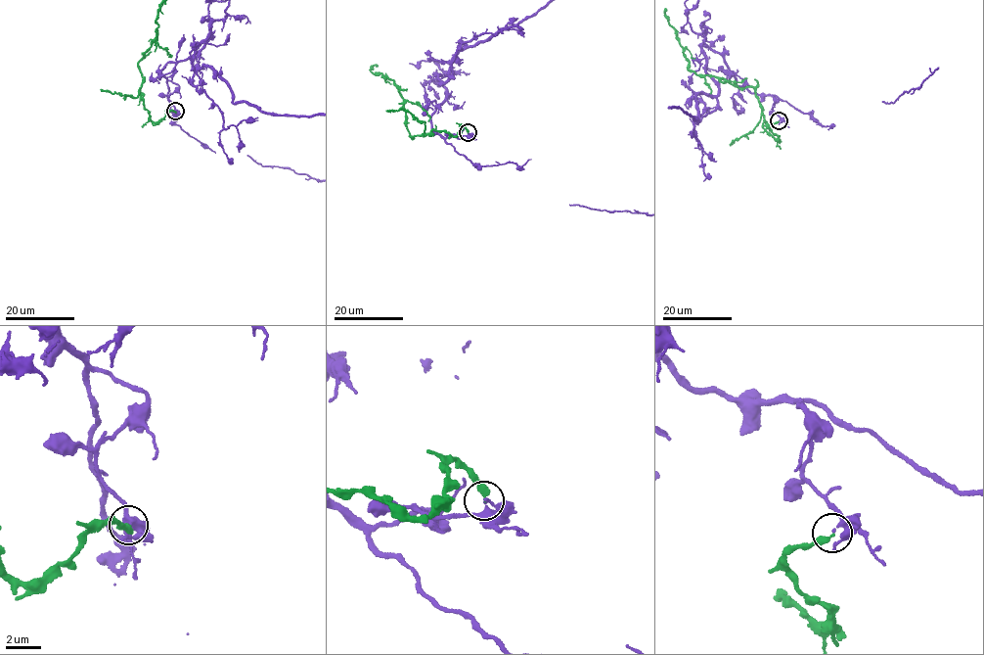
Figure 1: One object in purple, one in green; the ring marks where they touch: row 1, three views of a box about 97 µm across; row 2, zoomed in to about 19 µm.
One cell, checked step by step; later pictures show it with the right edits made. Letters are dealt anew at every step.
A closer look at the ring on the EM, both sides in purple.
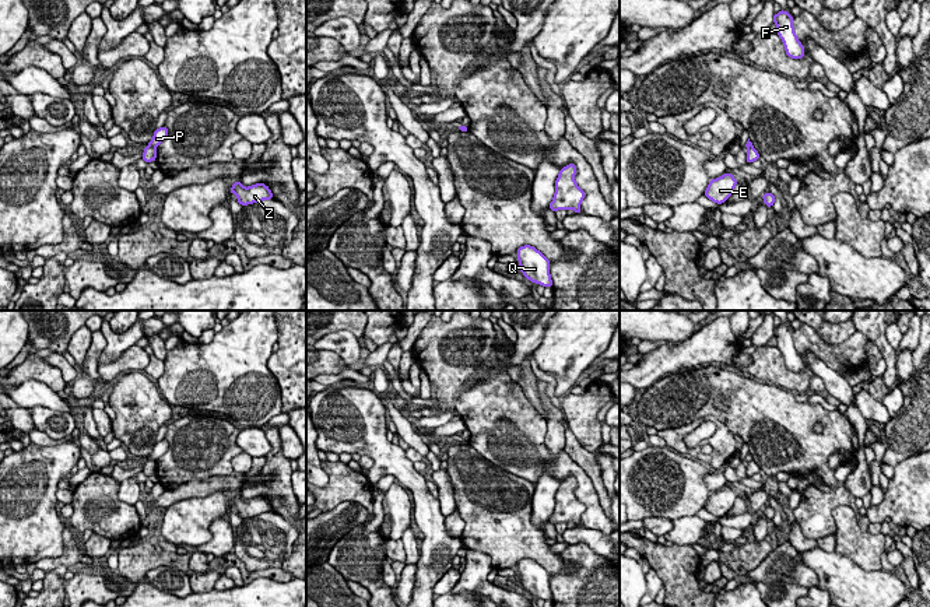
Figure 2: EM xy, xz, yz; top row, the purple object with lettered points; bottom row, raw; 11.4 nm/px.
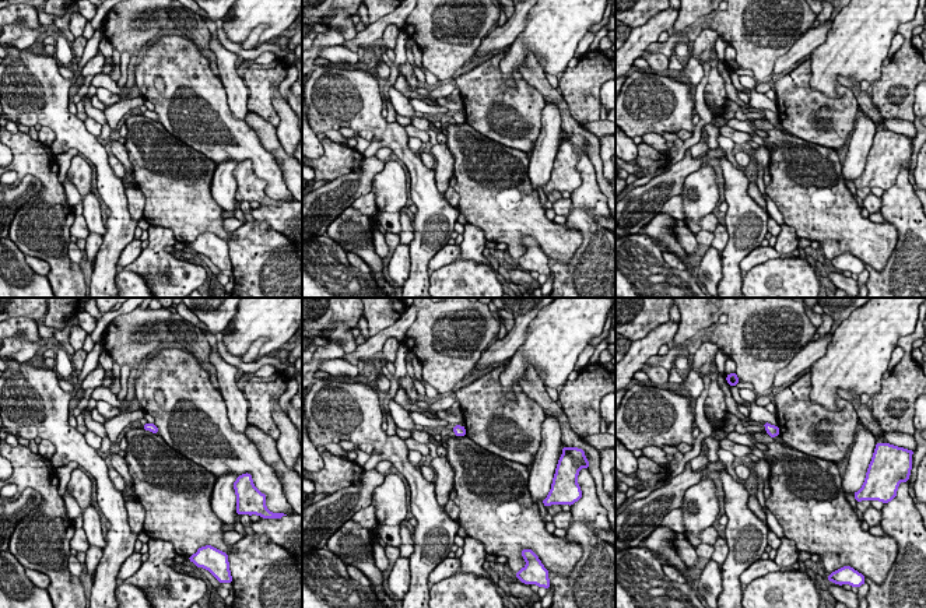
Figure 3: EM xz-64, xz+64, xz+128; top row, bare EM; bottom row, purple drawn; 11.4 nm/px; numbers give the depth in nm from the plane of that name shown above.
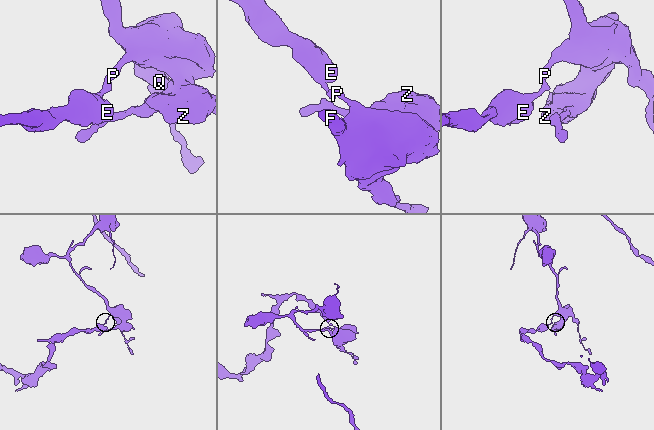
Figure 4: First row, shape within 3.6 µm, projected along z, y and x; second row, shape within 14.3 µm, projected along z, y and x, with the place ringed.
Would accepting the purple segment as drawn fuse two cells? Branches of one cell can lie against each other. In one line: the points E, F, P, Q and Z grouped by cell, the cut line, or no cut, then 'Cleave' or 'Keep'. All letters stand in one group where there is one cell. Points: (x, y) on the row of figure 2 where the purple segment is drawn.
Groups: E / F P Q Z. Split along xy (147, 146), (154, 147). Cleave

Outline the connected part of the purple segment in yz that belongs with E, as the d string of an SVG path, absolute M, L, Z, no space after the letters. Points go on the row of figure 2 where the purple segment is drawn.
M727 172L716 179L709 180L709 186L706 187L703 196L713 203L722 204L733 194L736 185L737 180L731 173Z

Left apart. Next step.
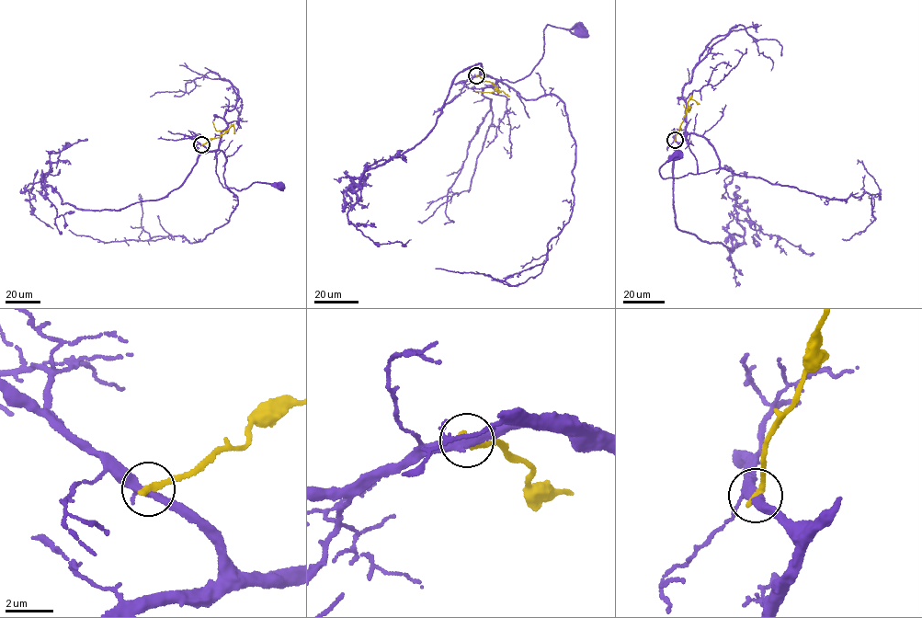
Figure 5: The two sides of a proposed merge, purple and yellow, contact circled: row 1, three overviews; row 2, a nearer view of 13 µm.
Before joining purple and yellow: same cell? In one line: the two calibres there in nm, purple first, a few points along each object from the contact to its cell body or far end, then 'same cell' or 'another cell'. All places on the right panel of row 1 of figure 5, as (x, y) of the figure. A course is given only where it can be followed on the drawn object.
340/280 nm | purple via (675, 140), (680, 143), (685, 140), (696, 160), (697, 173), (677, 178), (661, 177), (661, 166), (677, 155) | yellow via (675, 140), (687, 110), (690, 109), (688, 112), (683, 105) | another cell

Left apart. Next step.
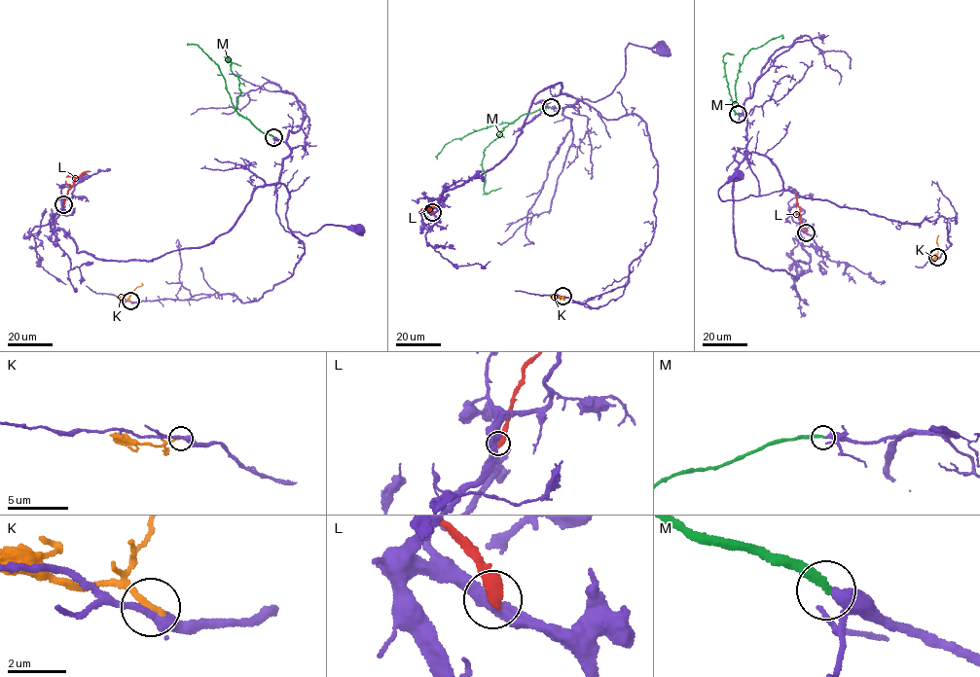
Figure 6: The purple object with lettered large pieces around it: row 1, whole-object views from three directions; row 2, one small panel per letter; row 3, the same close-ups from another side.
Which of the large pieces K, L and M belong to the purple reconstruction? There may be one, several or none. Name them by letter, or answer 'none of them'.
M

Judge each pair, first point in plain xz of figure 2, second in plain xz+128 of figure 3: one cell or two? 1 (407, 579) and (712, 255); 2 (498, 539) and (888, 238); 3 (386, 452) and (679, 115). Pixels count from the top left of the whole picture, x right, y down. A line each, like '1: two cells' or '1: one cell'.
1: one cell
2: one cell
3: one cell

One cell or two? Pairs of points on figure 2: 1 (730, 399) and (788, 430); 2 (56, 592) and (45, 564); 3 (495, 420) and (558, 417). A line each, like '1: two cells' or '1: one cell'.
1: one cell
2: two cells
3: two cells

